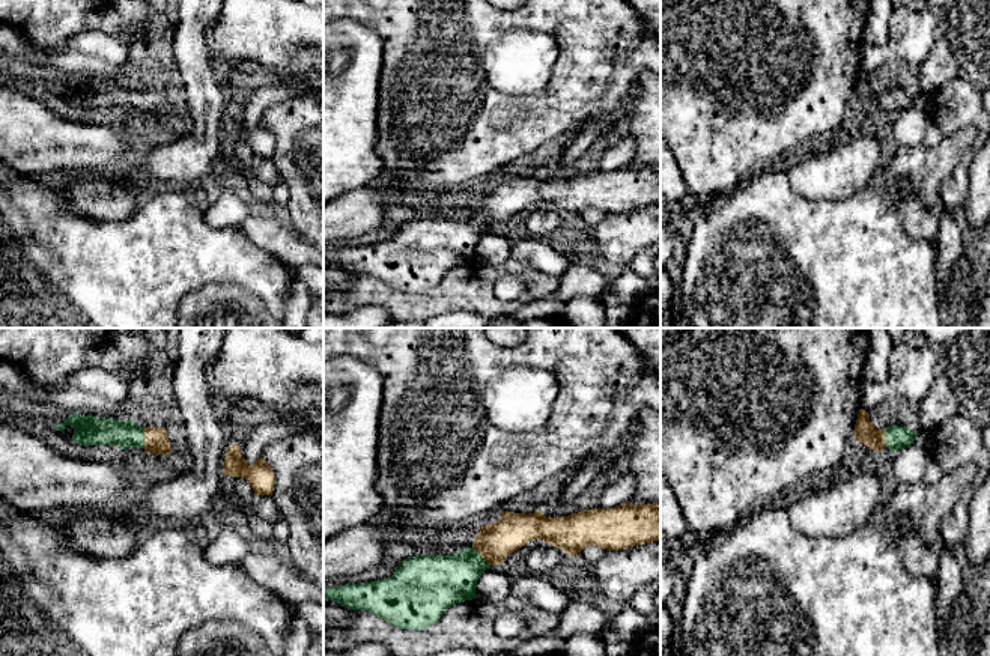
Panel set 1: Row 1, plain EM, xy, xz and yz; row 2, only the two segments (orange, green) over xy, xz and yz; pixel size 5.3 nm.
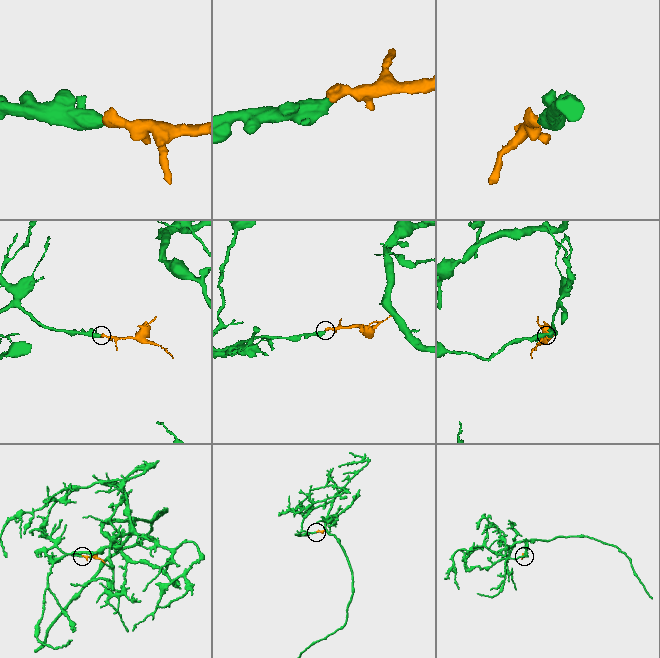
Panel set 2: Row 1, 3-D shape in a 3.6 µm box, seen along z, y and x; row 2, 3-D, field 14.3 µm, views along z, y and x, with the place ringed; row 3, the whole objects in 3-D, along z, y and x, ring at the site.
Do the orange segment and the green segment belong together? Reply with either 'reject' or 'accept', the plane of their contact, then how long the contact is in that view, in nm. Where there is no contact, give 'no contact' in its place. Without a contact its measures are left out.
accept; contact in xy; length 110 nm

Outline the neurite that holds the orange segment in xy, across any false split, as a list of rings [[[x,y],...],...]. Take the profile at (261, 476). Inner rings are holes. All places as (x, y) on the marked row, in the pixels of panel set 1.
[[[233,444],[226,451],[223,474],[245,478],[251,484],[254,495],[272,495],[275,478],[272,468],[263,457],[257,459],[254,465],[248,465],[239,448],[241,444]]]

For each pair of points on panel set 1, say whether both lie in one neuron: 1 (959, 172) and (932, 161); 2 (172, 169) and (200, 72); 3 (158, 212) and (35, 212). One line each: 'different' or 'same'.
1: different
2: same
3: same

